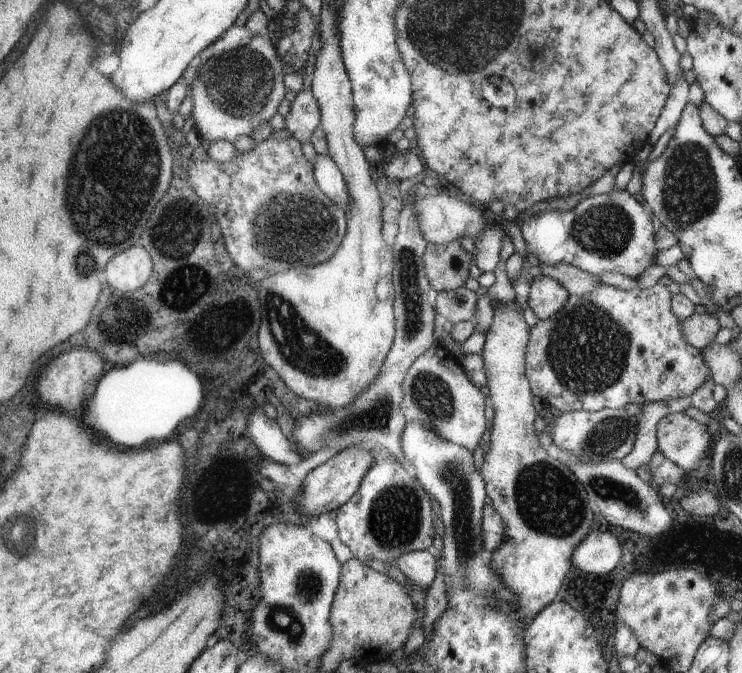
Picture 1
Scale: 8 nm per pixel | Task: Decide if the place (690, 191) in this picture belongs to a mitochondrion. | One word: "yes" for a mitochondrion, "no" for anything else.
yes

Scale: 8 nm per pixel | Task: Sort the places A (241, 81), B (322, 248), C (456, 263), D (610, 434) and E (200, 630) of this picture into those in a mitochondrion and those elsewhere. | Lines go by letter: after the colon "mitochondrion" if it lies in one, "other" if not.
A: mitochondrion
B: mitochondrion
C: other
D: mitochondrion
E: other

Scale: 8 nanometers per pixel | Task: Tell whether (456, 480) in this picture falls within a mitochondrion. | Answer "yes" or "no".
yes

